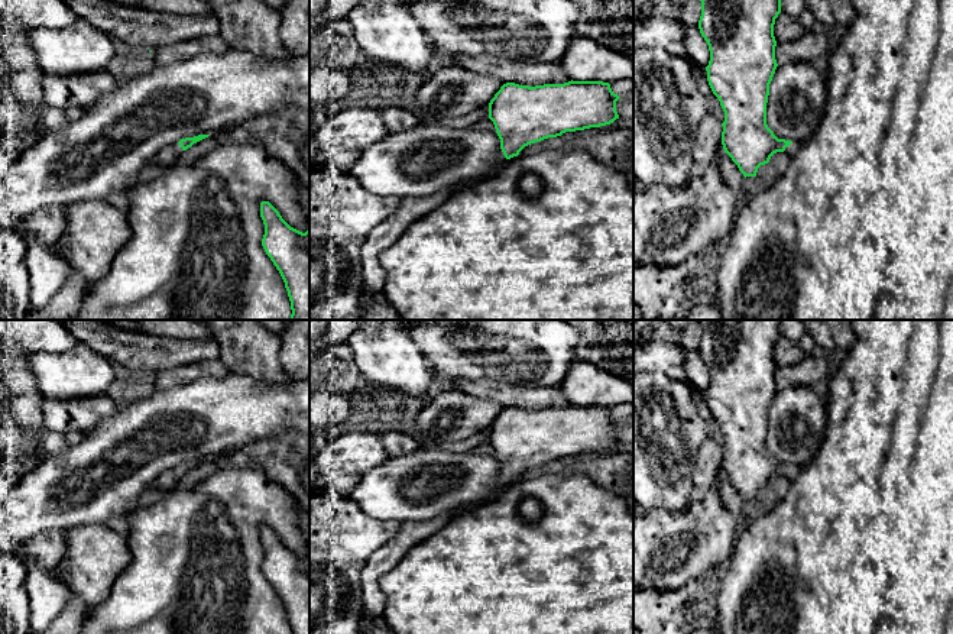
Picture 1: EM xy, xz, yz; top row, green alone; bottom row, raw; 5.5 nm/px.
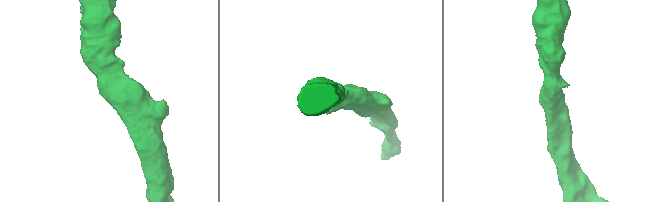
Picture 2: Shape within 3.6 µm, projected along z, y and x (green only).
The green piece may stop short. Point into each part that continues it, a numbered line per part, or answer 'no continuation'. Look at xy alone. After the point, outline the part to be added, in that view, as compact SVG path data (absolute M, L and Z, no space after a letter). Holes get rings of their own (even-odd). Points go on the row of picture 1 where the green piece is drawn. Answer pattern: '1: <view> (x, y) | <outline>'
1: xy (169, 154) | M176 142L174 145L169 145L169 146L163 148L148 164L171 165L182 152L184 152L182 148Z

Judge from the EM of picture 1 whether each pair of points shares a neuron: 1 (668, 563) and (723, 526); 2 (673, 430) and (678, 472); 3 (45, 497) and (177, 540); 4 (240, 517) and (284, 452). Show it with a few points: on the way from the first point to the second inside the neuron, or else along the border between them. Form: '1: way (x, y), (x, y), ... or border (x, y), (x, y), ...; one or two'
1: way (681, 550), (710, 529); one
2: way (673, 440), (673, 462); one
3: border (139, 504), (132, 513); two
4: border (236, 465), (258, 465), (294, 498); two

